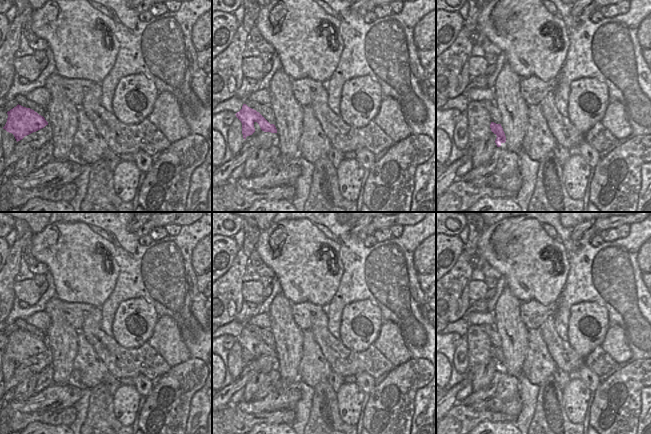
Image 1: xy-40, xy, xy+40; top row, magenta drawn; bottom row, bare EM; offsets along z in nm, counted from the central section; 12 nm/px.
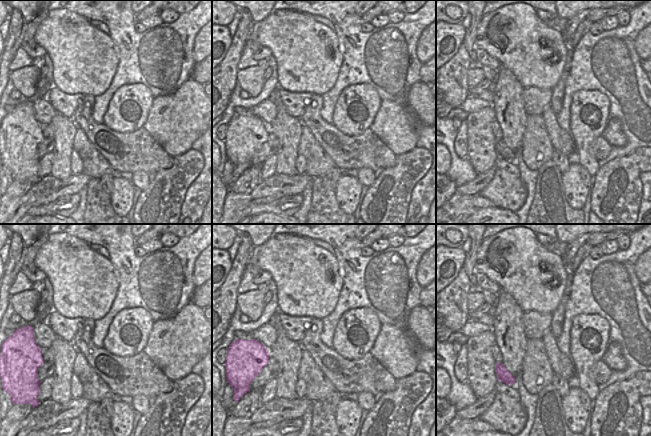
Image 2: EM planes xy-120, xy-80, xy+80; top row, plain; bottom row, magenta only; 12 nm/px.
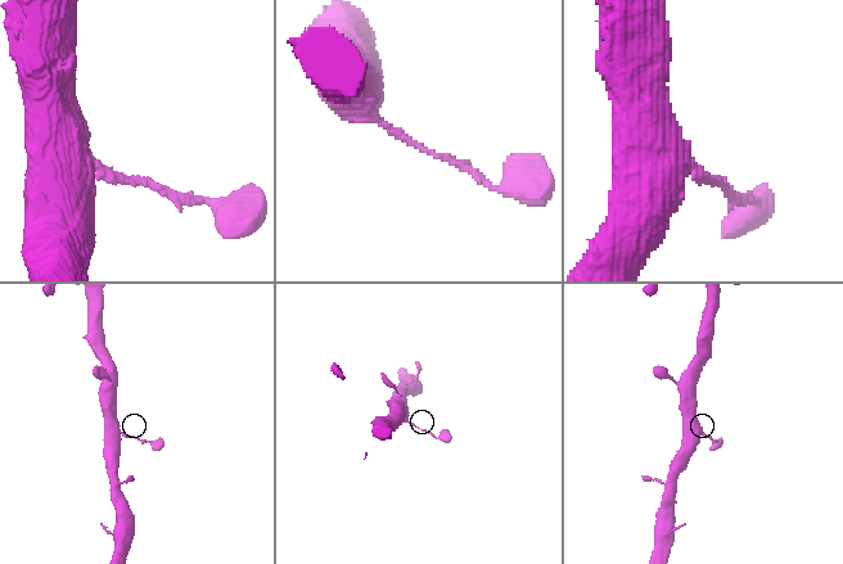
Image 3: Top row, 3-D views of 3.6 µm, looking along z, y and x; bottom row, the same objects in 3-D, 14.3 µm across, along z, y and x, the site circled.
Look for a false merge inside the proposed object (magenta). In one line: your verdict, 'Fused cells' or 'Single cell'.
Single cell

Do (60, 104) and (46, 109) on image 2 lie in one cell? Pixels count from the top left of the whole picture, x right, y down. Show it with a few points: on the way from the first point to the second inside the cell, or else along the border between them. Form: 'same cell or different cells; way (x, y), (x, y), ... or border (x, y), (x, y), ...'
different cells; border (45, 100), (58, 112)

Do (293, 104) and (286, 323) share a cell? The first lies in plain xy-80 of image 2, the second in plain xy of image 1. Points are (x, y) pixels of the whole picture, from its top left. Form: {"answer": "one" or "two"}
{"answer": "two"}

